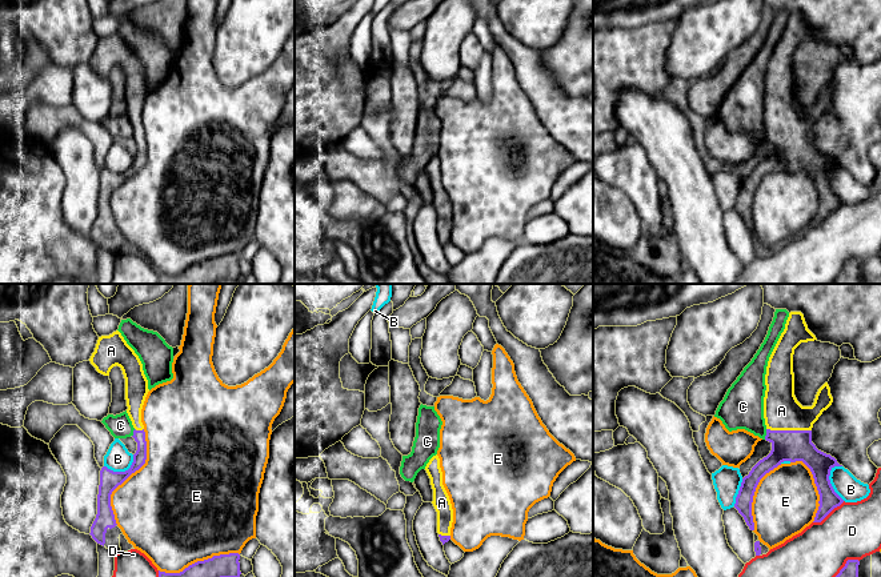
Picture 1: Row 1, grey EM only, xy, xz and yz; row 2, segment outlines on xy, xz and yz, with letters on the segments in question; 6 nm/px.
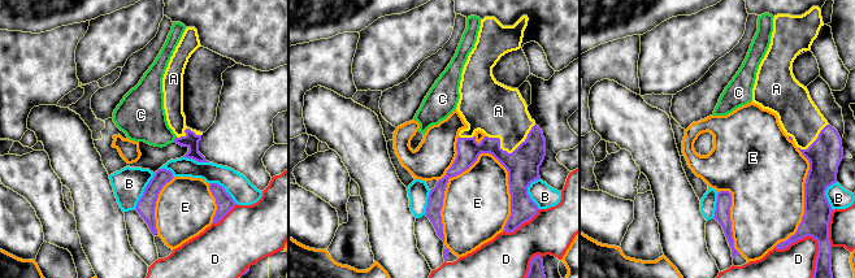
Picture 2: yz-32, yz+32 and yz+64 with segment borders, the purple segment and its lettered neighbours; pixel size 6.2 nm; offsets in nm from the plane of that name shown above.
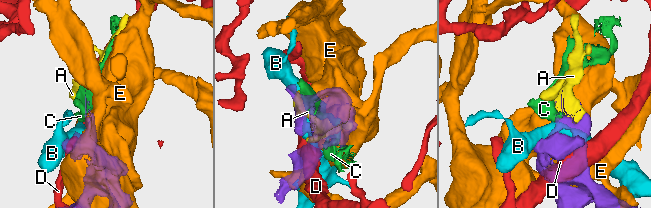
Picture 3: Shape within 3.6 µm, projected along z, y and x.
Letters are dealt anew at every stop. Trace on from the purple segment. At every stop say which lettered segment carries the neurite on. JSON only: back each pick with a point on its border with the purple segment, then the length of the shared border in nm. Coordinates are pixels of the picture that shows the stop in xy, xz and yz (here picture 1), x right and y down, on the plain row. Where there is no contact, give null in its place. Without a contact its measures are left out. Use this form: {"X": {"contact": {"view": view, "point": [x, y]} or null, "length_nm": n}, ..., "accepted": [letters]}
{"A": {"contact": {"view": "yz", "point": [789, 132]}, "length_nm": 280}, "accepted": ["A"]}

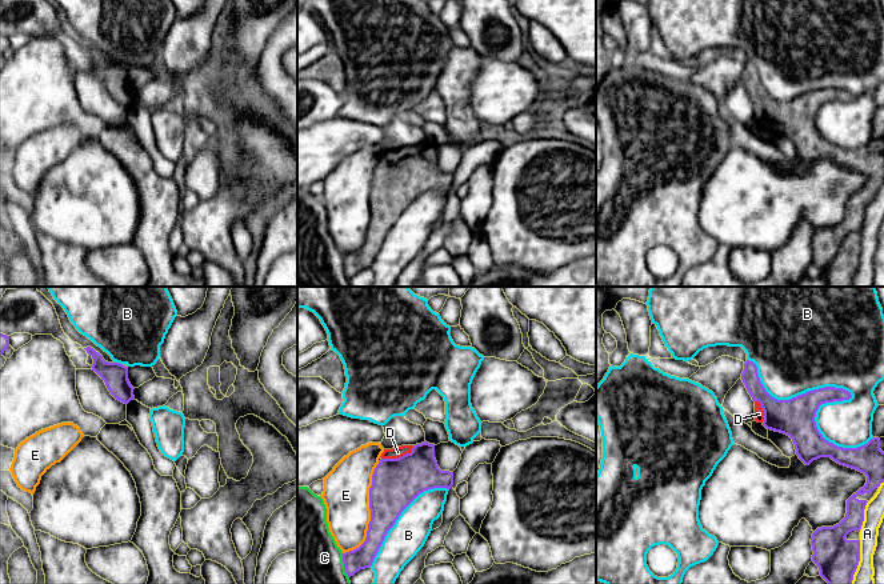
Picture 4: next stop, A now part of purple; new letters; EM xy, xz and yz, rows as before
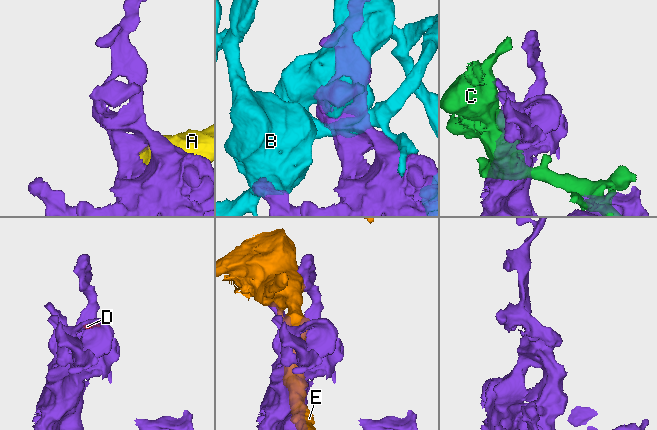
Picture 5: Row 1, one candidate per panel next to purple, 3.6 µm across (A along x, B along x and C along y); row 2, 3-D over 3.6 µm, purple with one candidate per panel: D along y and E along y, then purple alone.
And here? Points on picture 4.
{"D": {"contact": {"view": "xz", "point": [399, 159]}, "length_nm": 220}, "accepted": ["D"]}

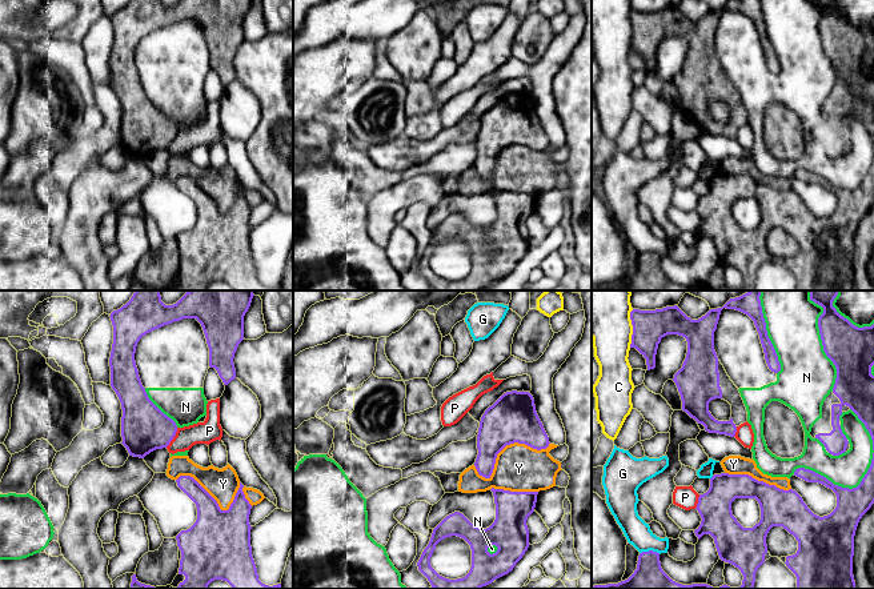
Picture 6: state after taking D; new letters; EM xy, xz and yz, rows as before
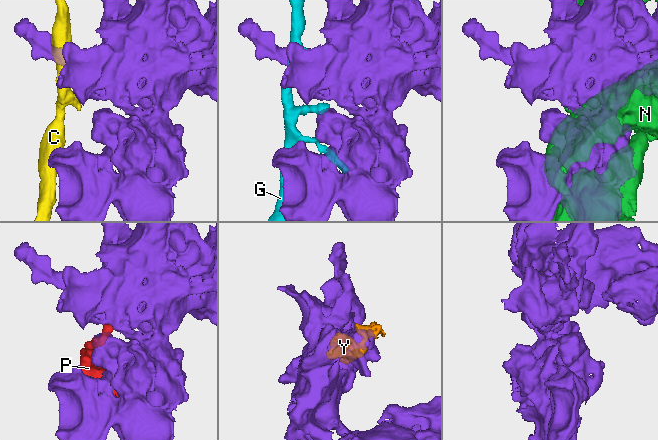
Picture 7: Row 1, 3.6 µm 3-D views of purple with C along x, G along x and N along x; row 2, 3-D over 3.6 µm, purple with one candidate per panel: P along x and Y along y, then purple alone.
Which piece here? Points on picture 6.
{"accepted": []}

